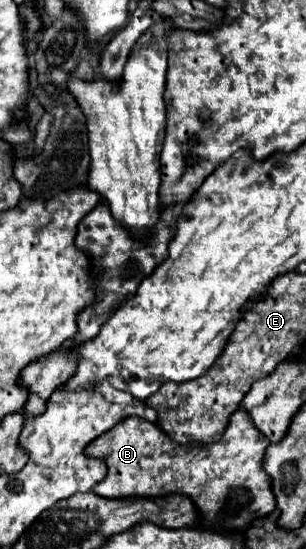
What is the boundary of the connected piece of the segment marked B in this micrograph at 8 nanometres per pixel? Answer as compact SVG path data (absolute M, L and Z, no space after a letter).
M237 410L223 434L223 438L215 444L177 444L169 434L165 434L157 424L143 420L139 416L129 416L115 424L111 430L95 438L85 454L91 458L99 458L107 464L107 476L101 480L93 492L101 494L103 498L129 498L129 496L167 496L167 494L185 494L191 496L195 506L201 512L201 524L199 528L211 528L215 532L223 530L241 530L247 528L255 518L267 516L277 508L275 494L271 490L271 476L263 470L263 458L265 450L269 446L269 440L257 432L257 426L253 426L247 410Z

